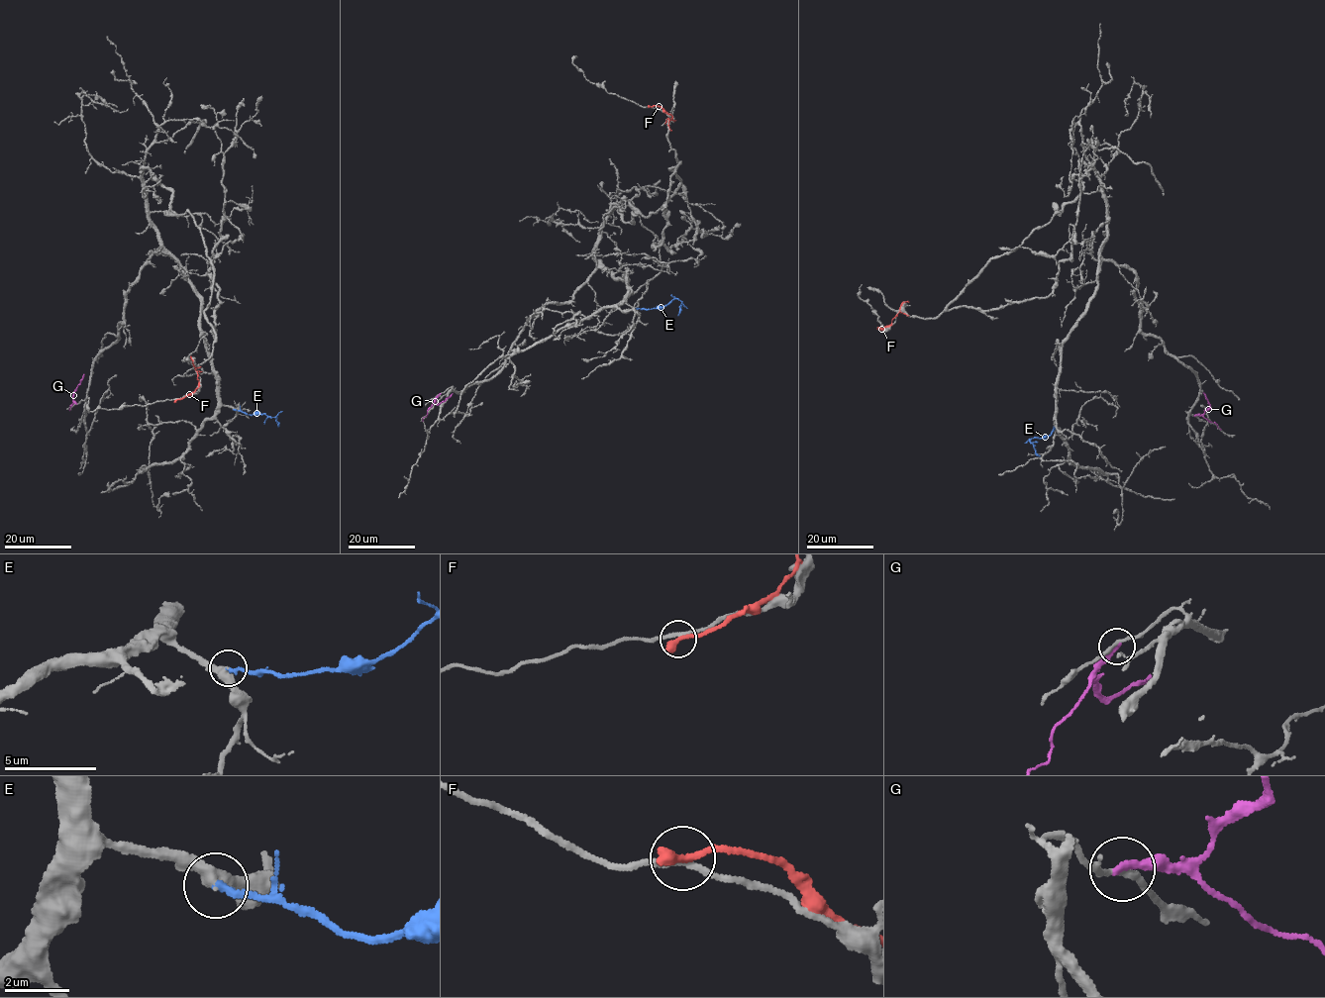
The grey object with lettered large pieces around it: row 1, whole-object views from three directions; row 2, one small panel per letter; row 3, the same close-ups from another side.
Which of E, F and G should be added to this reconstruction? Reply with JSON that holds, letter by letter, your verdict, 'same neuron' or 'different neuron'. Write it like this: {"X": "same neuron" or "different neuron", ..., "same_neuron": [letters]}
{"E": "same neuron", "F": "different neuron", "G": "different neuron", "same_neuron": ["E"]}

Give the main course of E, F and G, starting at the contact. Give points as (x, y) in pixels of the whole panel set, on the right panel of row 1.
E: (1054, 428), (1045, 439), (1036, 438), (1029, 442), (1040, 455)
F: (879, 328), (888, 326), (901, 304), (909, 302)
G: (1194, 415), (1200, 415), (1210, 407), (1203, 393)

